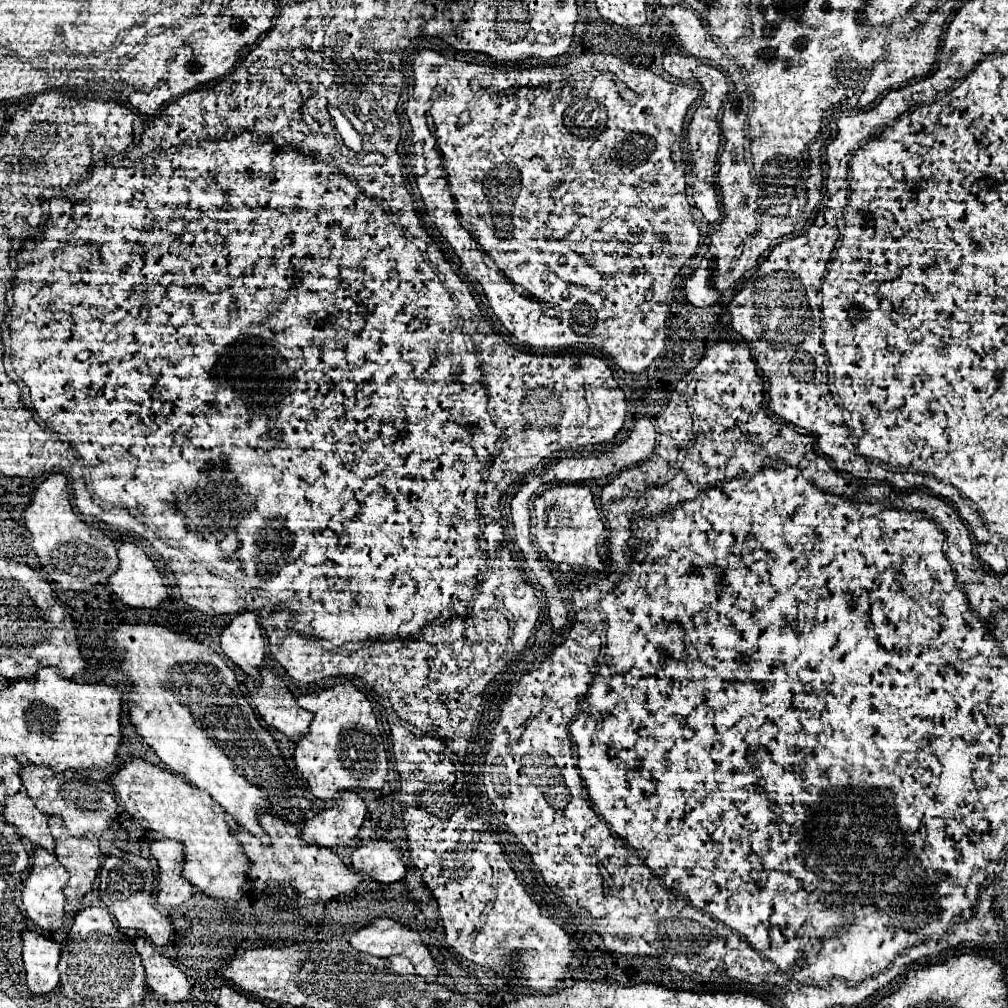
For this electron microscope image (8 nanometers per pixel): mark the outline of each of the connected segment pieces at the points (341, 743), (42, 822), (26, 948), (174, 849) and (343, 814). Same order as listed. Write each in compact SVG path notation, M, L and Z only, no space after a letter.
M337 684L333 688L324 689L319 694L299 696L297 704L315 714L311 722L311 730L307 736L299 740L293 758L317 798L331 800L331 798L339 798L339 794L343 794L345 790L381 790L387 786L389 778L385 778L385 774L389 774L389 730L377 730L377 718L373 718L370 701L369 706L361 706L361 708L353 706L351 710L349 684Z
M17 792L7 798L3 806L3 816L9 824L17 828L17 832L25 838L29 838L35 846L41 846L49 852L55 850L55 842L51 838L47 820L49 816L39 812L35 802L27 796L27 792Z
M31 930L23 932L23 964L27 972L27 986L33 996L47 994L59 984L59 954L61 946L57 942Z
M170 839L151 844L151 856L159 862L159 904L180 905L191 898L191 882L183 878L185 857L183 845Z
M345 792L331 808L325 808L305 820L301 838L321 848L349 844L365 818L365 802L355 792Z

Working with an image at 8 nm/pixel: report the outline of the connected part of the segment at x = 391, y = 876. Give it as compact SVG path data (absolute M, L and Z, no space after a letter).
M369 840L351 854L351 864L359 866L361 874L383 884L403 880L407 868L401 858L401 848L391 840Z

